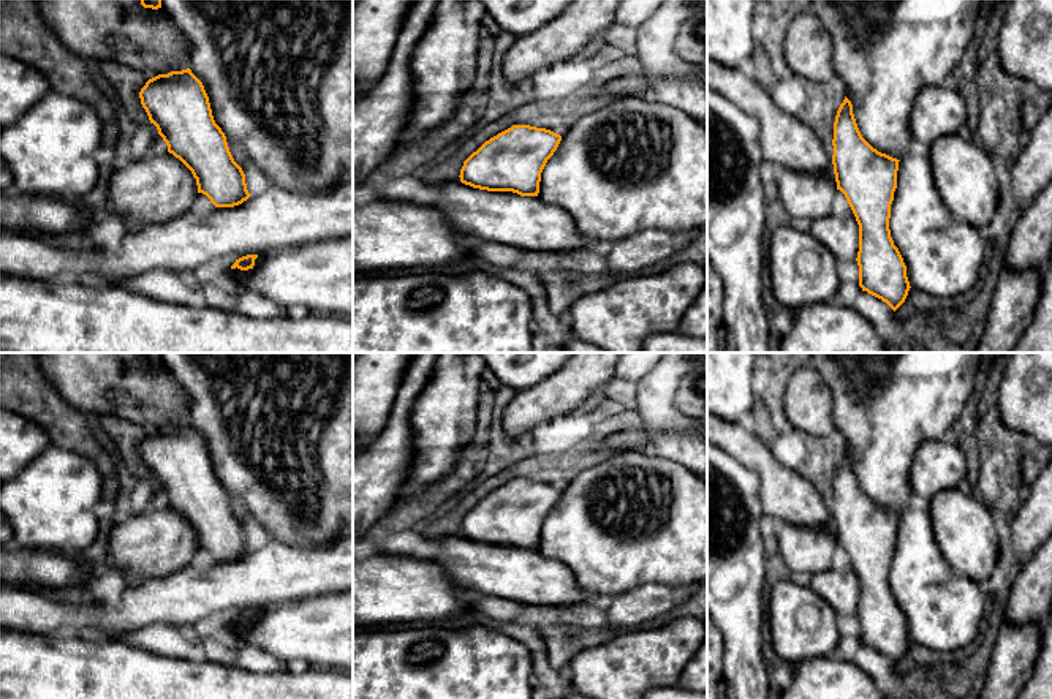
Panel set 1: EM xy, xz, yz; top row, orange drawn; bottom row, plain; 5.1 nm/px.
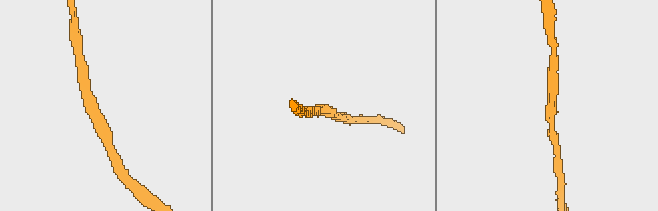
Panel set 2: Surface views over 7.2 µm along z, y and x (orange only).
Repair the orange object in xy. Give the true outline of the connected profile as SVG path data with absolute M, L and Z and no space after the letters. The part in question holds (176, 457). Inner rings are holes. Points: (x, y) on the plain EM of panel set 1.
M190 422L149 433L141 443L139 452L150 478L157 481L166 497L168 506L191 525L198 547L206 549L215 561L234 561L252 550L247 544L245 528L234 516L226 490L214 474L204 440Z

